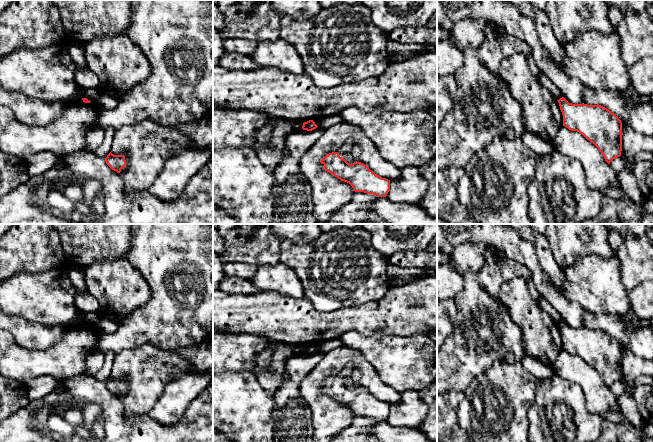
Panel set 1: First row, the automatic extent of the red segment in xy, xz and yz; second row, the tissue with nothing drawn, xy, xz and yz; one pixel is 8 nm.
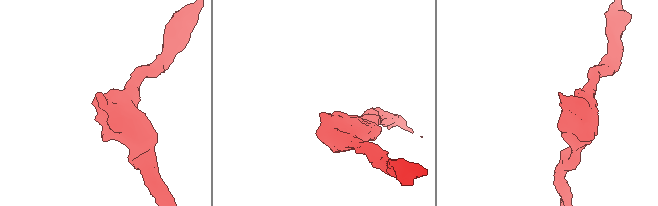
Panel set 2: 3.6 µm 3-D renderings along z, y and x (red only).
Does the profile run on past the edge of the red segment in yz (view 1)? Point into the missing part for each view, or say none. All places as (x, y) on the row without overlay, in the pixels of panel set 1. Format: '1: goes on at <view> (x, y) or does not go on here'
1: does not go on here

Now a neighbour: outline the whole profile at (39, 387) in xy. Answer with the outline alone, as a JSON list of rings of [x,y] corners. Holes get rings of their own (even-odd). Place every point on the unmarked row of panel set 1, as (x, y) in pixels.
[[[44,375],[29,381],[26,386],[27,396],[33,401],[54,392],[58,388],[59,382],[51,376]]]

